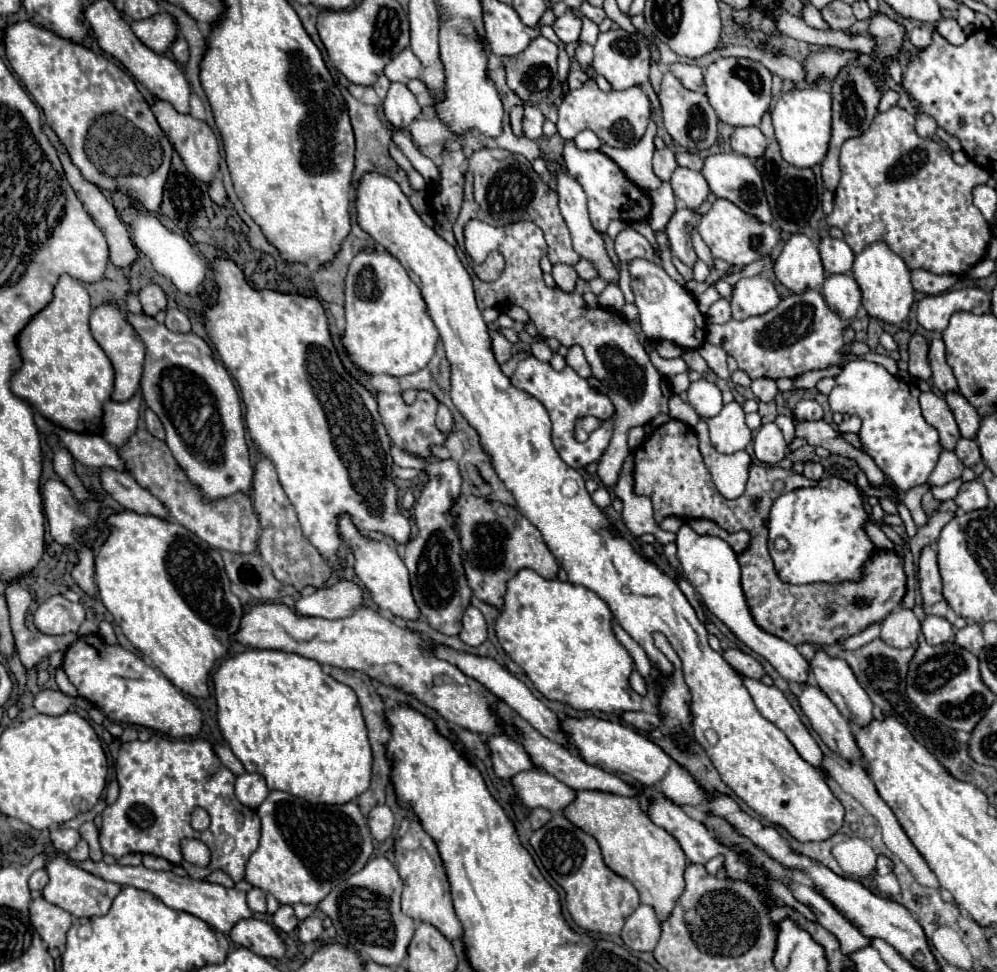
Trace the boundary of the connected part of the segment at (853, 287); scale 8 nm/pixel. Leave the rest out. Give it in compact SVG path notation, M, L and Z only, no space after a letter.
M851 274L827 276L821 290L829 308L837 316L841 316L843 320L851 320L857 316L857 310L861 306L861 290Z

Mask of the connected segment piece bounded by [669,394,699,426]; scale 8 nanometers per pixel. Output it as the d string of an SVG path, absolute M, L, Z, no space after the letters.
M673 394L671 400L669 400L669 416L675 418L675 420L685 422L689 426L695 426L699 422L699 416L695 414L695 410L689 404L681 402L681 398L677 394Z

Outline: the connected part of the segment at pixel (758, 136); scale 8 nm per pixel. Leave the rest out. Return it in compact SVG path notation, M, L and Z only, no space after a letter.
M755 126L735 128L735 132L731 134L731 148L733 148L733 152L755 160L755 158L763 156L763 152L767 148L767 138Z

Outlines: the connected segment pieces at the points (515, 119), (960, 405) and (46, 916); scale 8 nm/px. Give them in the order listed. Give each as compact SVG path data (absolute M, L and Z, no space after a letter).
M515 106L511 112L511 128L513 128L513 134L515 136L523 136L523 130L521 130L521 118L523 118L523 106Z
M947 392L945 402L949 404L949 408L957 420L961 436L963 438L975 438L975 432L977 432L979 422L981 422L979 412L967 402L967 398L961 392Z
M35 898L31 902L31 922L35 926L35 930L39 932L39 936L43 938L43 942L49 948L57 948L65 944L65 936L67 930L71 928L71 920L73 916L69 912L65 912L63 908L47 902L45 898Z

